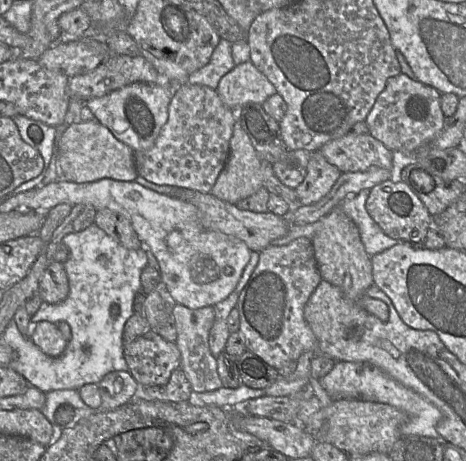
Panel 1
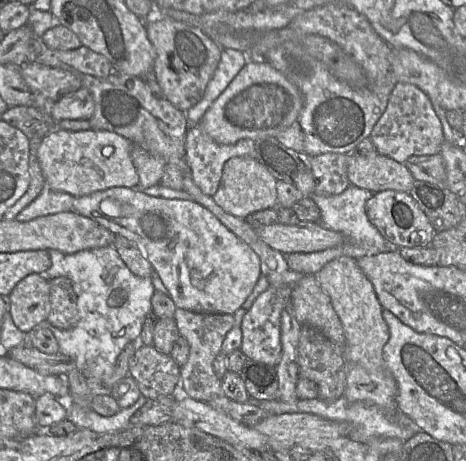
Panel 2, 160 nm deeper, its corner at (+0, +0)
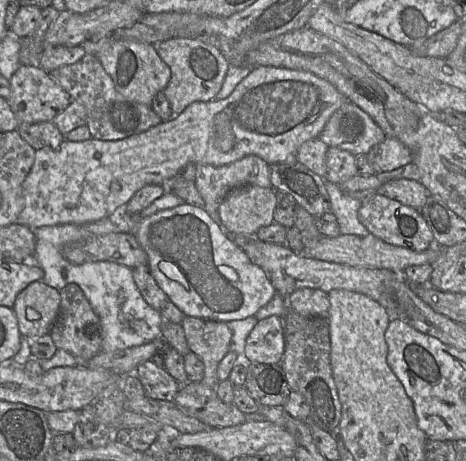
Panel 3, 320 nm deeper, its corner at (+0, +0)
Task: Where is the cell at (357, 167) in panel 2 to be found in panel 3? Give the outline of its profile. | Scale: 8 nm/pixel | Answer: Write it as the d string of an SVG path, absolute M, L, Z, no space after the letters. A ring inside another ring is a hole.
M411 179L391 180L378 189L378 194L415 208L420 212L429 196L428 190L420 181Z

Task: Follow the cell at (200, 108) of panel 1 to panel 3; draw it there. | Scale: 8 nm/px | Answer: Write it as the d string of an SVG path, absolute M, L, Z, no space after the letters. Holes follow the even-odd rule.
M248 155L224 166L197 164L196 188L204 200L205 210L218 210L226 195L243 185L270 187L269 165L260 157Z

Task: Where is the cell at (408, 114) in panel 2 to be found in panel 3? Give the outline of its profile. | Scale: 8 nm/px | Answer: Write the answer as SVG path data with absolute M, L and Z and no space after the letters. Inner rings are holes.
M388 137L374 145L367 153L376 173L389 172L412 162L411 151L398 139Z

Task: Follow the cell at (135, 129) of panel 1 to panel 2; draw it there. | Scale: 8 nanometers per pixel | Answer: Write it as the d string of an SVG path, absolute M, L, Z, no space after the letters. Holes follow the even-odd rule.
M133 144L131 159L139 177L137 189L142 191L160 184L166 165L163 158L152 155L141 146Z

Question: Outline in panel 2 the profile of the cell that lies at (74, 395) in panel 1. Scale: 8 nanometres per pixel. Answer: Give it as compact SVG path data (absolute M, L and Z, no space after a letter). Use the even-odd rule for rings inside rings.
M140 395L132 406L120 409L113 416L99 415L90 407L82 407L72 402L72 400L63 400L63 406L66 410L66 418L74 424L76 430L88 429L97 434L103 434L127 428L130 417L132 417L147 400L148 399Z

